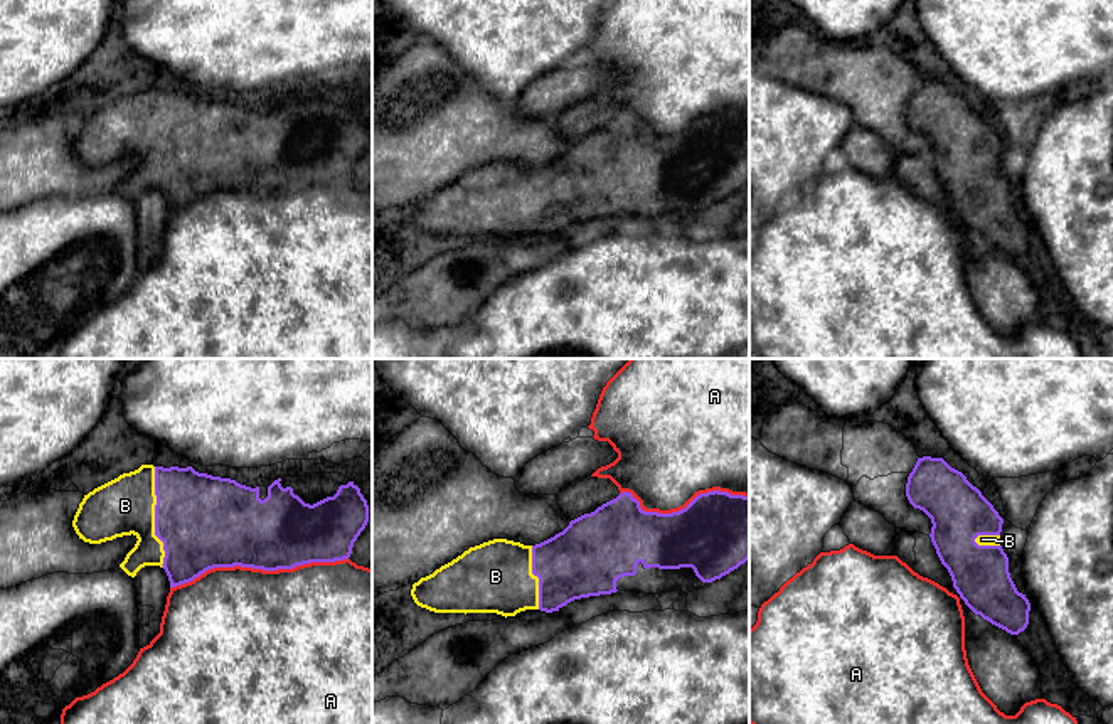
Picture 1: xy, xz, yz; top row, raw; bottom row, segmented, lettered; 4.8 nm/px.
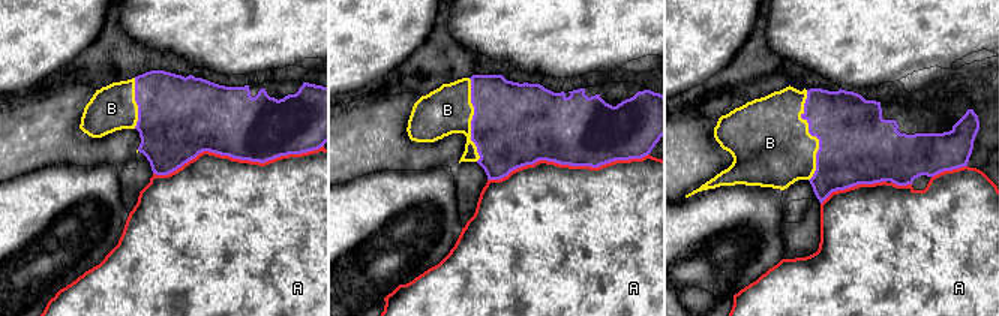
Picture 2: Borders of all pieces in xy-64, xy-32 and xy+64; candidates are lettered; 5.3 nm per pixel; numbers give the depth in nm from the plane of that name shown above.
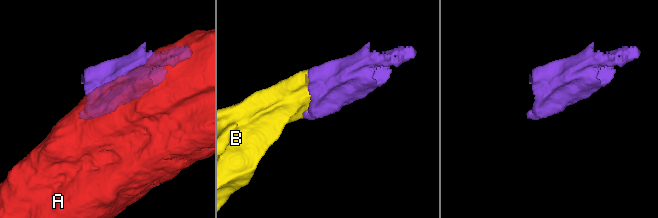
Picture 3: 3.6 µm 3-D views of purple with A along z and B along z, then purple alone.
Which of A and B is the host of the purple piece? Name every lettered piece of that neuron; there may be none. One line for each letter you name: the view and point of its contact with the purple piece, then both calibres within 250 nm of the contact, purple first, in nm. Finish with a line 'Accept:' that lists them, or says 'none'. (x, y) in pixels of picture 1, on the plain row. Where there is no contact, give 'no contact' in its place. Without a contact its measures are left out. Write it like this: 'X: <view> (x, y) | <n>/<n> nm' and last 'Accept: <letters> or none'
B: xy (155, 140) | 440/280 nm
Accept: B

